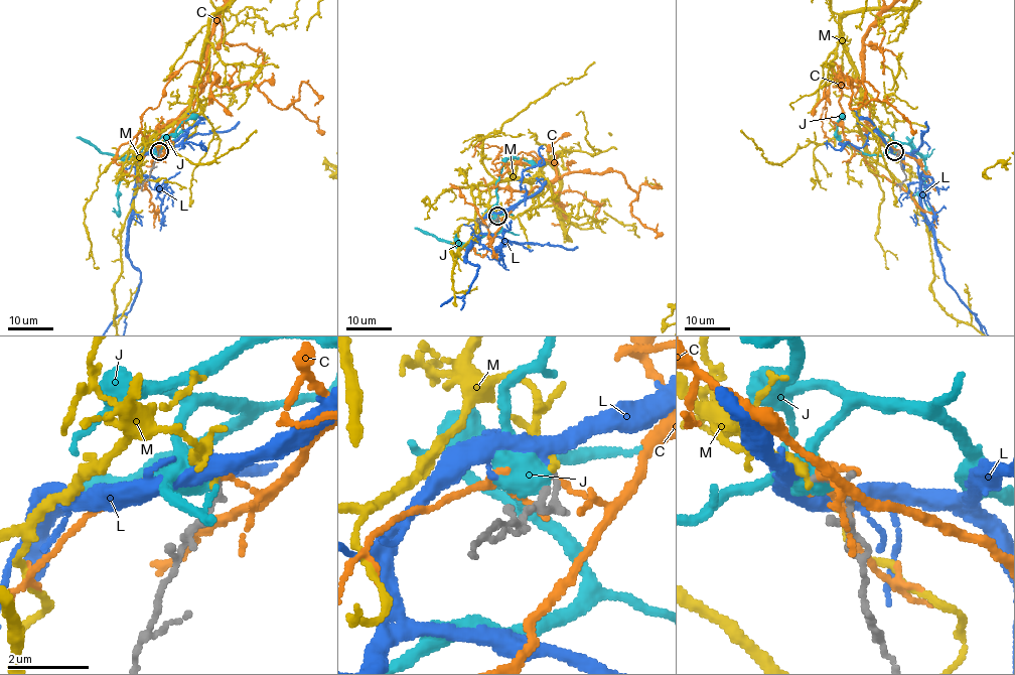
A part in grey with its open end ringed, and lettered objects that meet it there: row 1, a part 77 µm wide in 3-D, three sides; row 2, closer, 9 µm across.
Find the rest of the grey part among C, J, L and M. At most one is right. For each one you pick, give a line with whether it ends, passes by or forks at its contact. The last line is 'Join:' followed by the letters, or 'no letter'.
L: It passes by
Join: L

